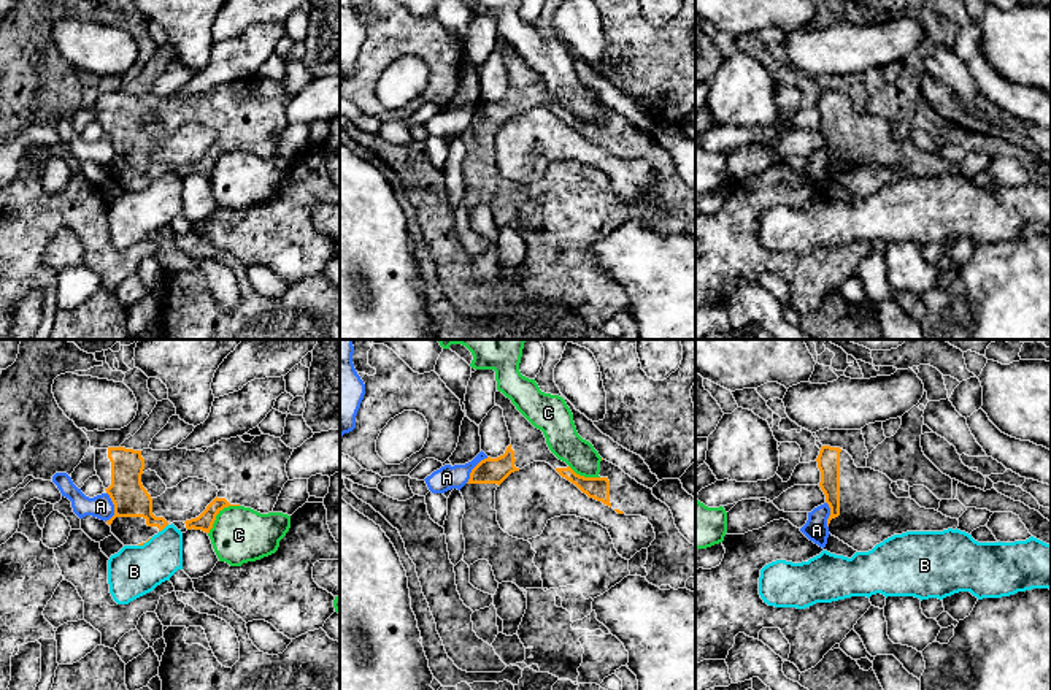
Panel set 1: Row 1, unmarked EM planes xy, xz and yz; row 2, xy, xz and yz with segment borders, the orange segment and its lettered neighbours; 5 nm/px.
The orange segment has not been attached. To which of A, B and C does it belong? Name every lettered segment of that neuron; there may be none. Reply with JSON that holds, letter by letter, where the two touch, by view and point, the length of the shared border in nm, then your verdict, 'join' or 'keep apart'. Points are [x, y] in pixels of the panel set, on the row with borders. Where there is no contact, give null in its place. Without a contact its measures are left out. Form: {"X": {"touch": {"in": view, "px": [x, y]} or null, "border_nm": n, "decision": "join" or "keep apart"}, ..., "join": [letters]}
{"A": {"touch": {"in": "xy", "px": [115, 508]}, "border_nm": 150, "decision": "keep apart"}, "B": {"touch": {"in": "xy", "px": [162, 528]}, "border_nm": 60, "decision": "keep apart"}, "C": {"touch": {"in": "xy", "px": [218, 513]}, "border_nm": 220, "decision": "keep apart"}, "join": []}

